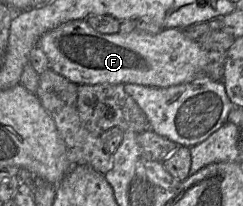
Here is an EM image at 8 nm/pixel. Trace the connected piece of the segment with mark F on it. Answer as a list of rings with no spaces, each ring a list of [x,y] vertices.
[[[72,20],[66,23],[63,23],[44,33],[38,41],[38,46],[43,50],[49,60],[49,67],[54,72],[58,73],[59,75],[65,77],[69,81],[75,83],[76,85],[86,84],[86,85],[95,85],[95,84],[138,84],[144,85],[149,87],[160,87],[166,88],[170,86],[190,83],[198,76],[206,76],[205,75],[205,67],[208,64],[208,51],[215,51],[215,50],[205,50],[203,49],[200,44],[196,40],[192,40],[188,38],[181,29],[179,28],[168,28],[164,29],[156,34],[149,34],[143,31],[134,29],[128,34],[102,34],[94,29],[92,29],[86,20]]]

